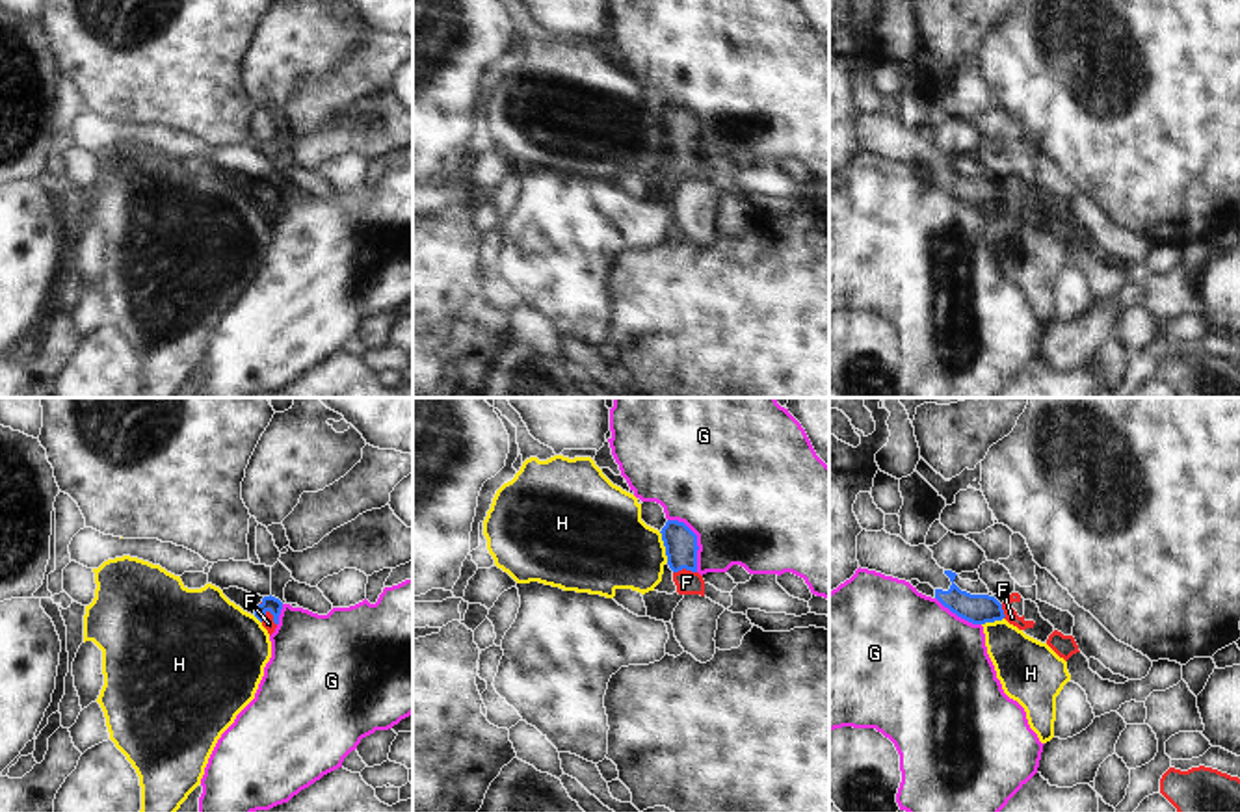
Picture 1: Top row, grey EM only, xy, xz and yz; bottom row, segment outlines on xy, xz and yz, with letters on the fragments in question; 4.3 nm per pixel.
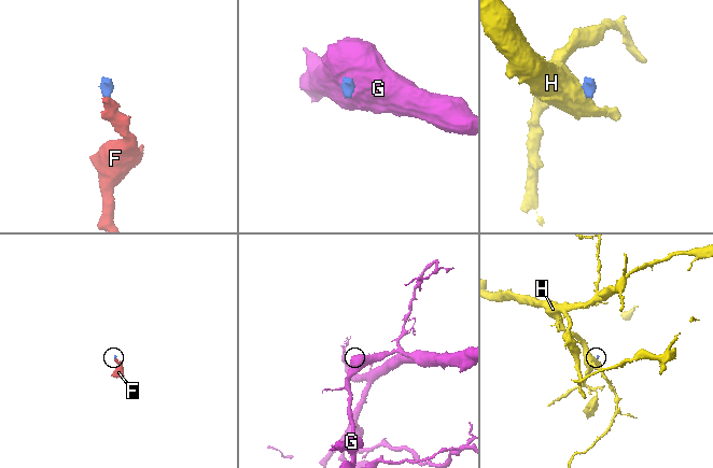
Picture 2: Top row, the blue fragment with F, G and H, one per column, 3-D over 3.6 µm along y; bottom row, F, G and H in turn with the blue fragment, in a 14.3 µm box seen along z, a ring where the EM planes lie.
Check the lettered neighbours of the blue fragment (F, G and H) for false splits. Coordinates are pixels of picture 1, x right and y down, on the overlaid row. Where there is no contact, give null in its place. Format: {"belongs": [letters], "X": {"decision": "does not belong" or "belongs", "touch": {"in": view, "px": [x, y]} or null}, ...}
{"belongs": ["F"], "F": {"decision": "belongs", "touch": {"in": "xz", "px": [685, 567]}}, "G": {"decision": "does not belong", "touch": {"in": "xz", "px": [696, 539]}}, "H": {"decision": "does not belong", "touch": {"in": "xz", "px": [664, 545]}}}

